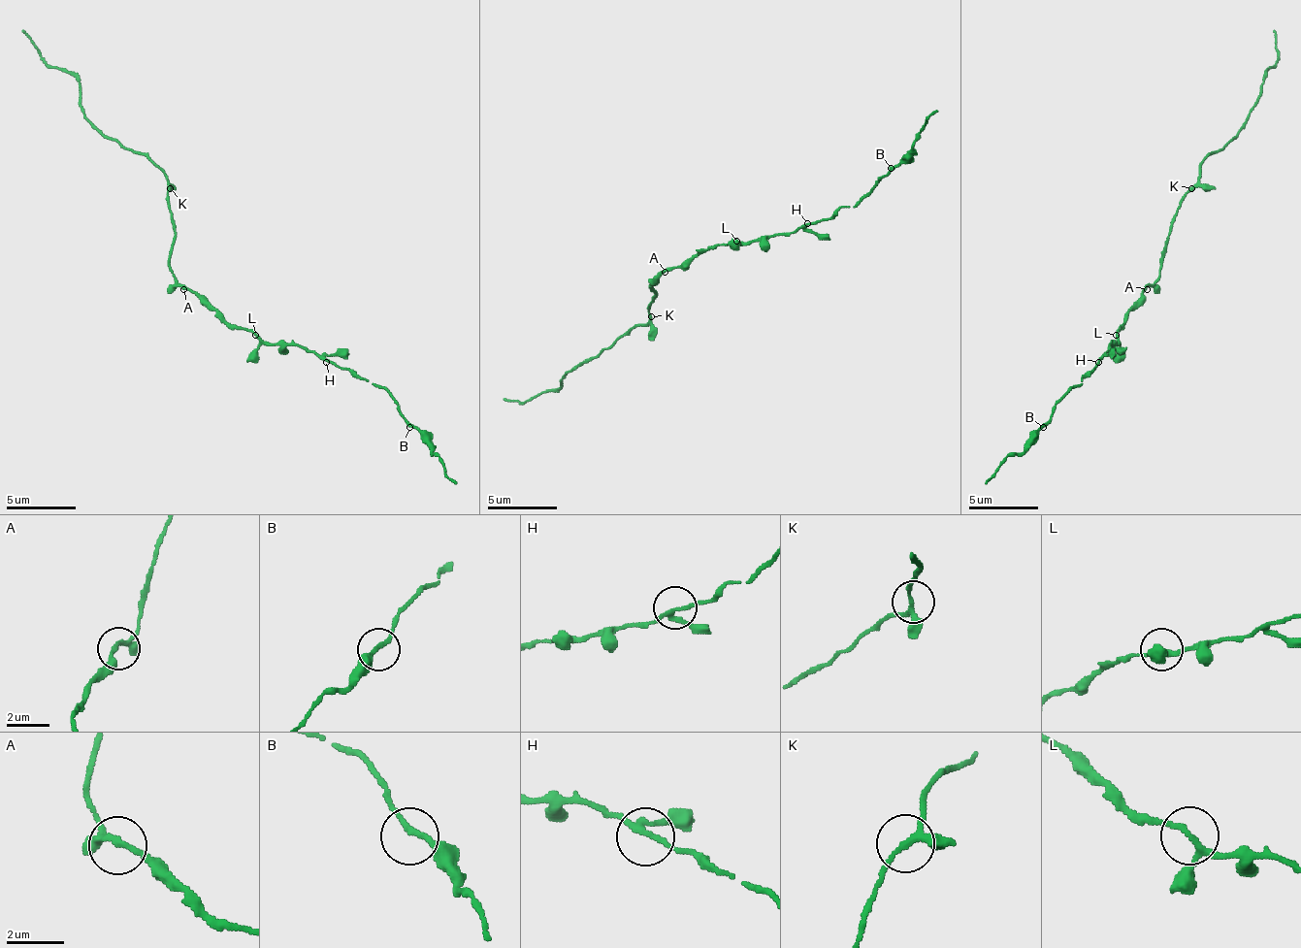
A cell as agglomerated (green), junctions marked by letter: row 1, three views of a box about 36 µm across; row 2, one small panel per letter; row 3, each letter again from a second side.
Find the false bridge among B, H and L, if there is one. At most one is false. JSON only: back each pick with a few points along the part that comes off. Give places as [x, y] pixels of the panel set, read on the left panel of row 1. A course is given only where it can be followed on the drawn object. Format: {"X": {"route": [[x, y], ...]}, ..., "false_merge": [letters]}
{"false_merge": []}

